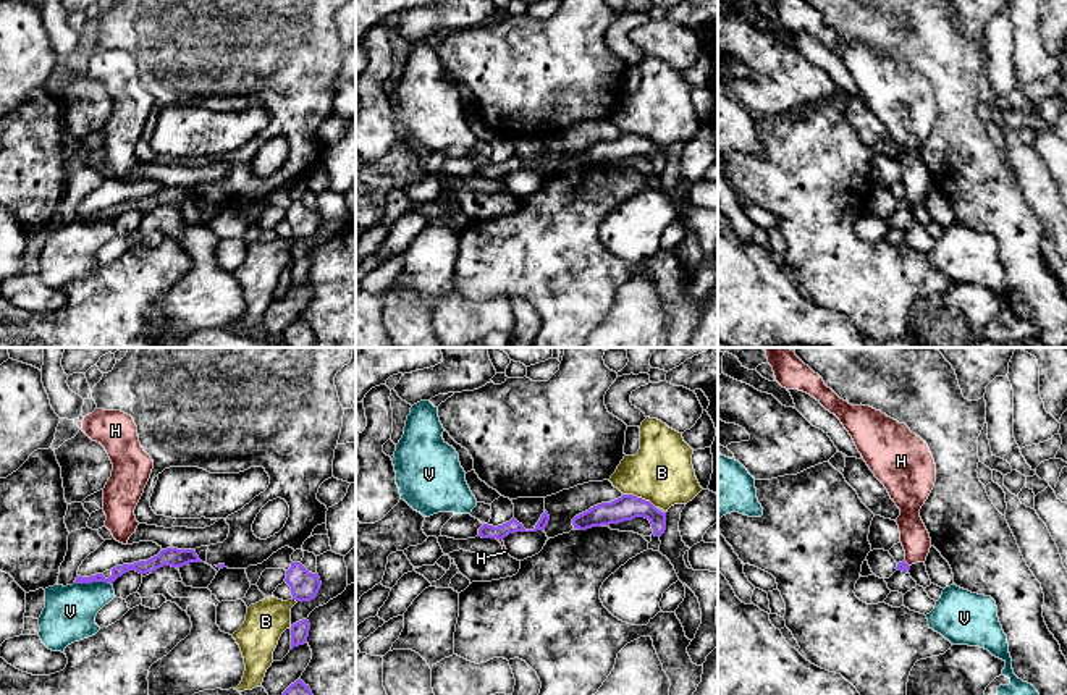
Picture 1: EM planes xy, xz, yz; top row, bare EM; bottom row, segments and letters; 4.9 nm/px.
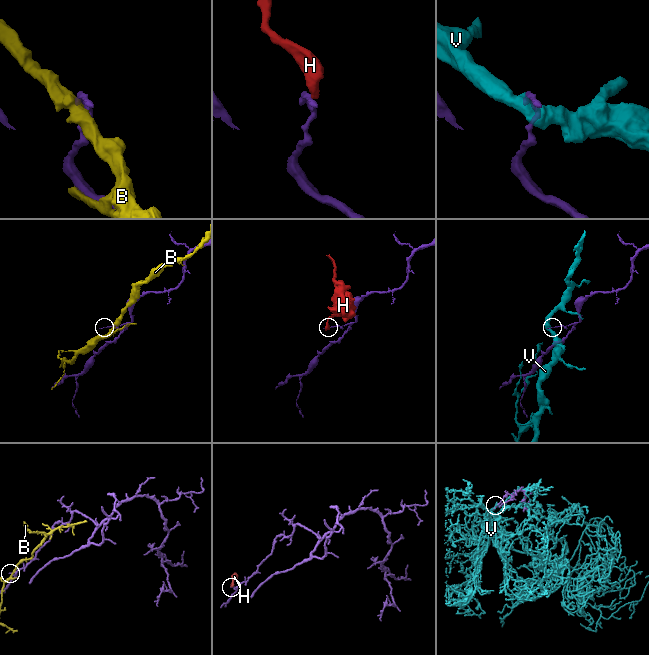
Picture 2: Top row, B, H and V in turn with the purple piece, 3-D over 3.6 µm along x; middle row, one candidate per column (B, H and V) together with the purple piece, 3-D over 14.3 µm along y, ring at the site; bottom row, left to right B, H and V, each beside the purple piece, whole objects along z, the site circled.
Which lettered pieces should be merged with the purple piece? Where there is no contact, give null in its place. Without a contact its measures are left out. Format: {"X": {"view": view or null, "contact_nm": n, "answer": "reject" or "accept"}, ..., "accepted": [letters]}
{"B": {"view": "xz", "contact_nm": 180, "answer": "reject"}, "H": {"view": "yz", "contact_nm": 40, "answer": "reject"}, "V": {"view": "xy", "contact_nm": 190, "answer": "reject"}, "accepted": []}

